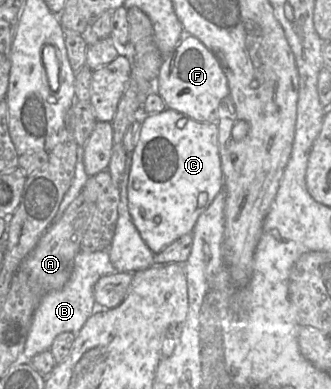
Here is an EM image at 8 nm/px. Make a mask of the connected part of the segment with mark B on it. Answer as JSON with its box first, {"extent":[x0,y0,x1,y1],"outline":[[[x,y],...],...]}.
{"extent":[22,250,118,361],"outline":[[[107,250],[80,251],[74,259],[74,268],[70,279],[59,290],[46,293],[36,308],[22,354],[23,361],[31,360],[38,354],[50,350],[56,337],[70,332],[77,335],[88,318],[94,313],[94,285],[103,276],[118,273],[115,271]]]}

